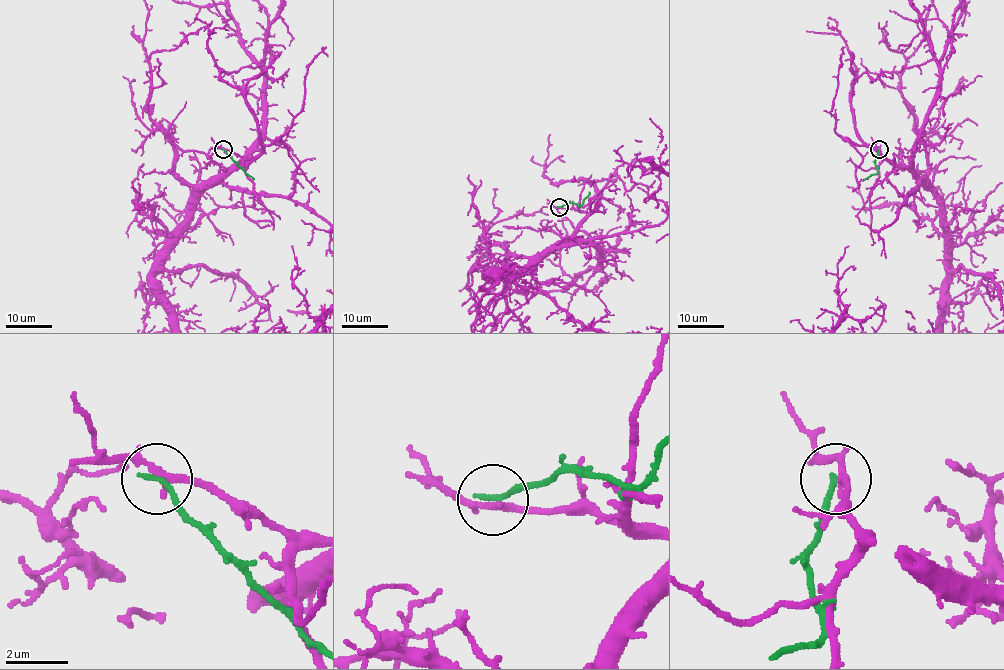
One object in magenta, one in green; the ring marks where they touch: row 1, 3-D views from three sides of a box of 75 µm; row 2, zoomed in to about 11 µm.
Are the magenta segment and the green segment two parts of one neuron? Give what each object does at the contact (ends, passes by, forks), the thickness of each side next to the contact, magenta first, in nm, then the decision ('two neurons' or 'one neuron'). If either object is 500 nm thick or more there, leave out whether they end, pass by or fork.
magenta passes by; green ends there; 240 nm thick on the magenta side, 180 nm on the other; two neurons

